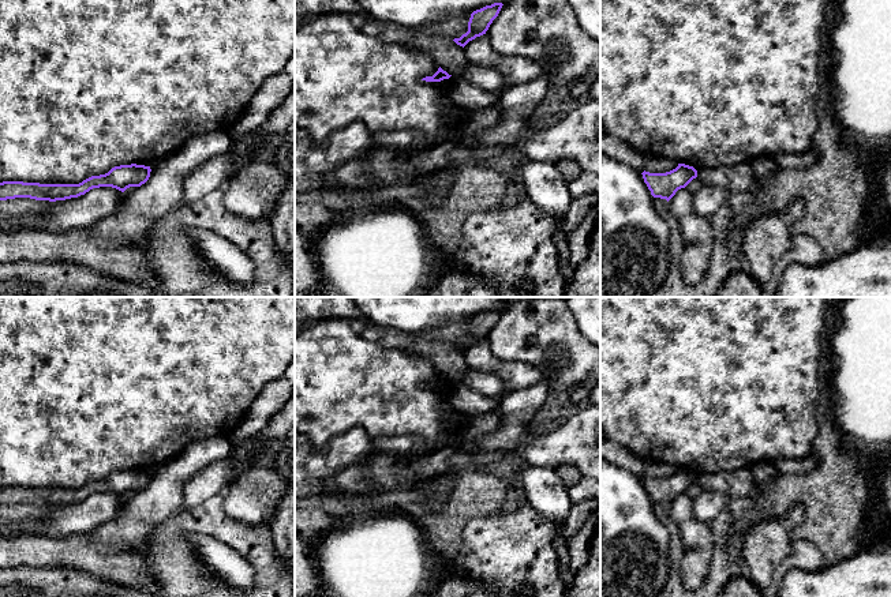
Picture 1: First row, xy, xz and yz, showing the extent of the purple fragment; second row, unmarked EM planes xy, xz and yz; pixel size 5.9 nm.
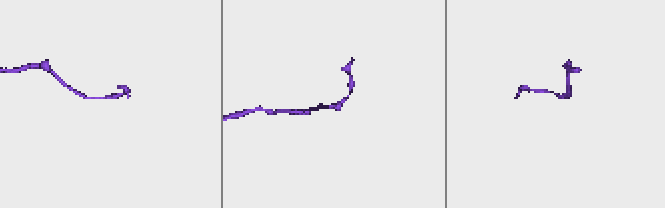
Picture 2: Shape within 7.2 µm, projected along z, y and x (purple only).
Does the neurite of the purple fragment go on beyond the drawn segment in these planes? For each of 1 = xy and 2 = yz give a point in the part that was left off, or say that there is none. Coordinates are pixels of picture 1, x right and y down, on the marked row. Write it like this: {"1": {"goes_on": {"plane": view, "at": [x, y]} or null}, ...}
{"1": {"goes_on": null}, "2": {"goes_on": null}}

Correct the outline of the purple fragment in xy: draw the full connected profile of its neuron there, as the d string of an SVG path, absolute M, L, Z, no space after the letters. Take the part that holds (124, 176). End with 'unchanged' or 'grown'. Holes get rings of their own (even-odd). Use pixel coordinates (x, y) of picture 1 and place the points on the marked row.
M120 165L108 173L91 176L79 184L40 184L23 181L0 183L0 200L30 198L35 200L65 200L85 195L93 188L112 187L124 192L130 187L141 187L150 177L150 166Z; unchanged

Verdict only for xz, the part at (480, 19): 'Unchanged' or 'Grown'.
Unchanged

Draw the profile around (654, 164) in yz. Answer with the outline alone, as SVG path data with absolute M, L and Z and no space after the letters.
M649 157L647 158L645 172L649 173L666 173L675 169L678 164L674 159L663 157Z

